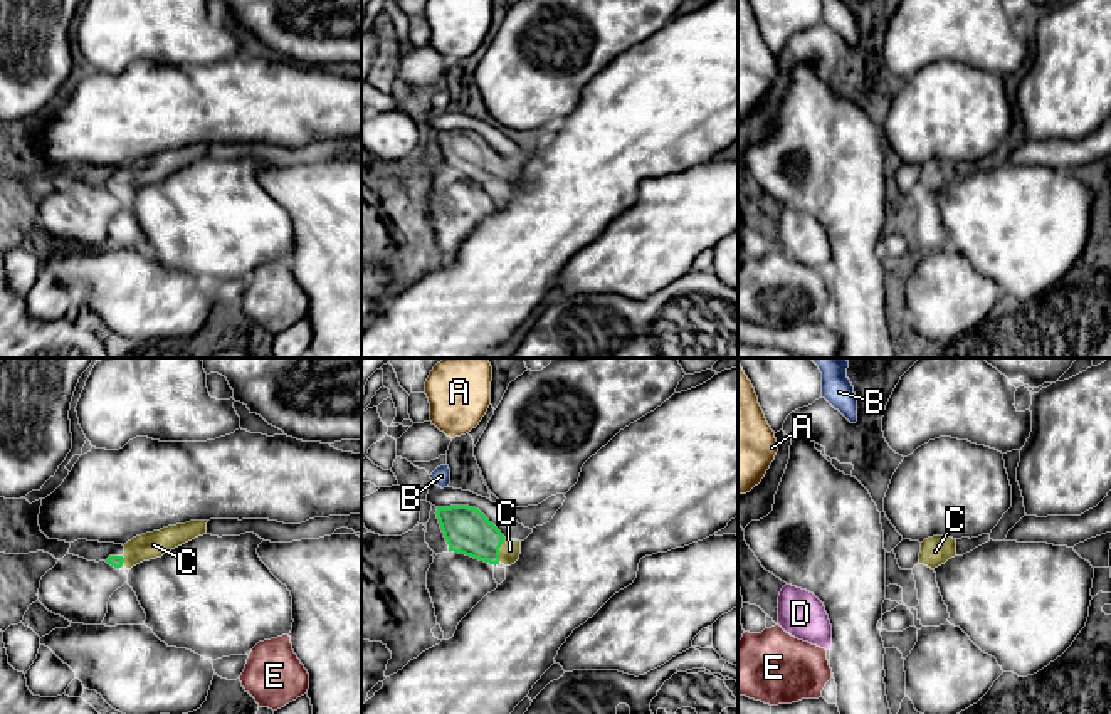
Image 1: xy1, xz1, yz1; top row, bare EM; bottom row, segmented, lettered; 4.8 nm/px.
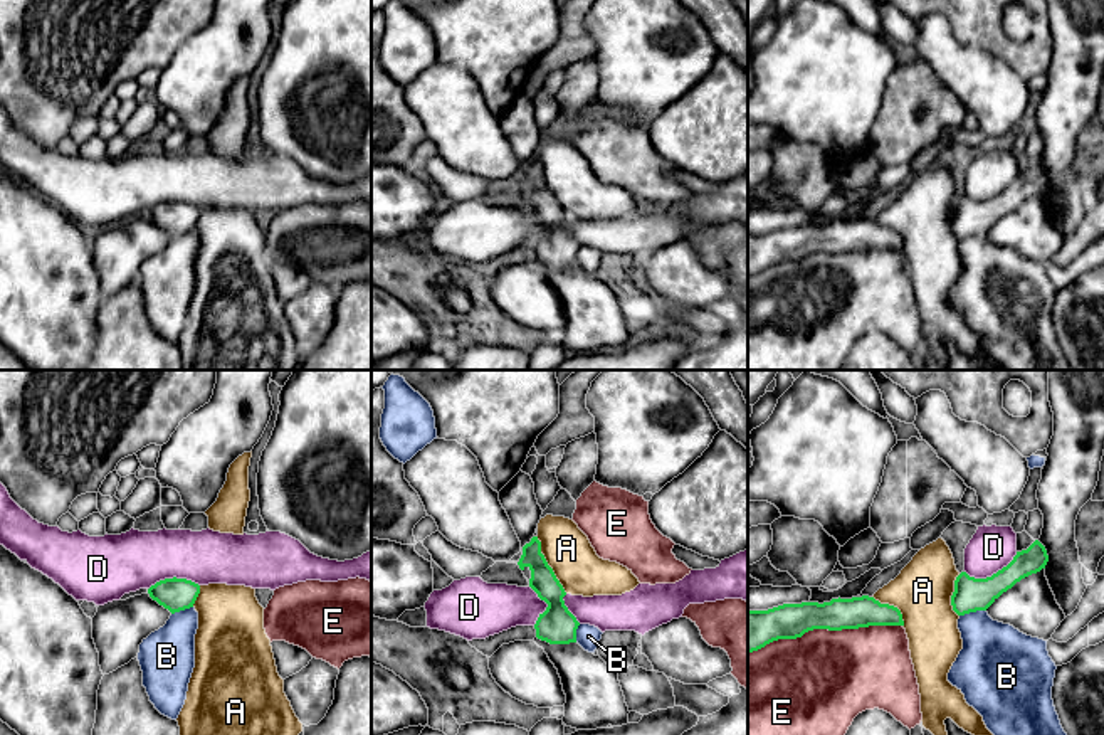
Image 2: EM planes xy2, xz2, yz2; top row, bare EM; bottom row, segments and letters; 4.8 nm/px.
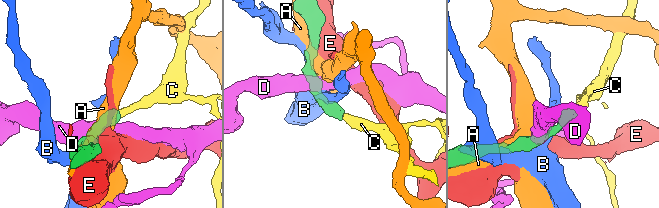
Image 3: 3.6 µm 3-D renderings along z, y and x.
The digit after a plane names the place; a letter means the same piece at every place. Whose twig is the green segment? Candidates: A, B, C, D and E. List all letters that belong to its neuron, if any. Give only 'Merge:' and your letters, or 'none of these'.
Merge: C

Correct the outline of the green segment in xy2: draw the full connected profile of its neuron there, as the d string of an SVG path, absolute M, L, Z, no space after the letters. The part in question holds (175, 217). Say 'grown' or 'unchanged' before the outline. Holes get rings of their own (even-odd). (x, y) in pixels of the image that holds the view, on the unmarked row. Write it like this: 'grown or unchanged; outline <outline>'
unchanged; outline M165 202L148 212L148 217L171 237L193 230L200 209L187 202Z

